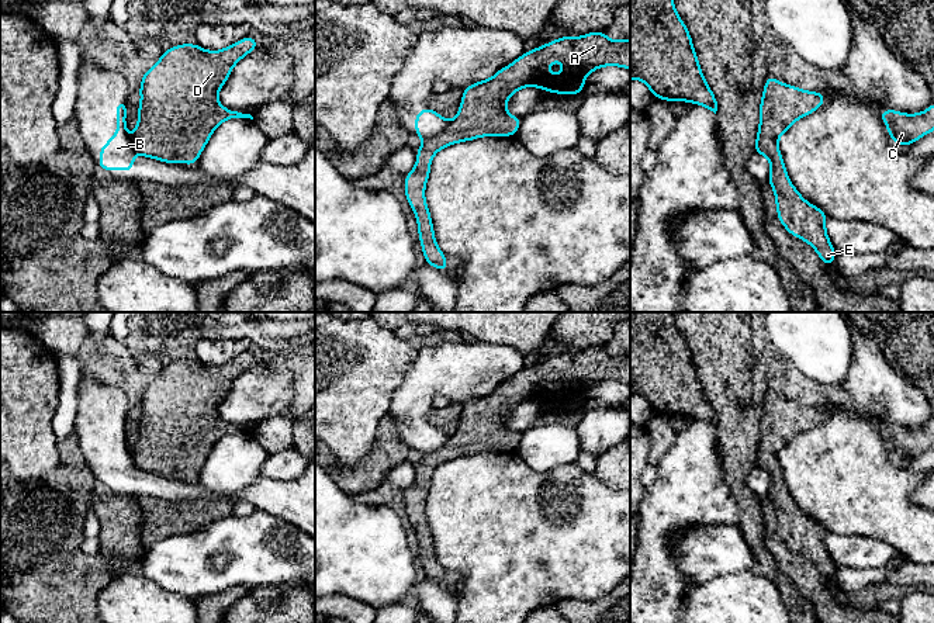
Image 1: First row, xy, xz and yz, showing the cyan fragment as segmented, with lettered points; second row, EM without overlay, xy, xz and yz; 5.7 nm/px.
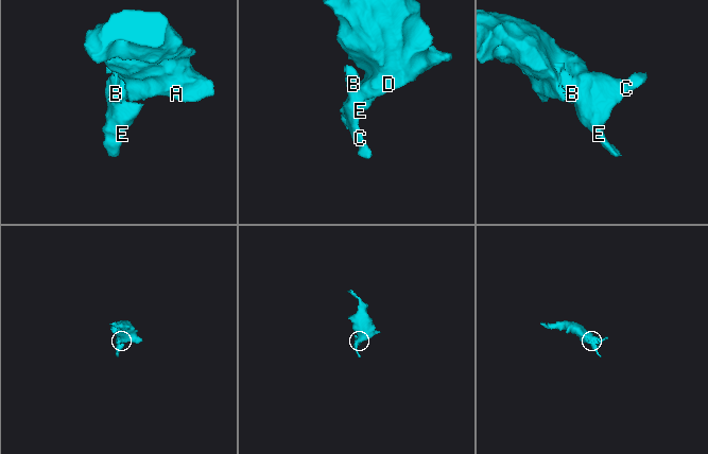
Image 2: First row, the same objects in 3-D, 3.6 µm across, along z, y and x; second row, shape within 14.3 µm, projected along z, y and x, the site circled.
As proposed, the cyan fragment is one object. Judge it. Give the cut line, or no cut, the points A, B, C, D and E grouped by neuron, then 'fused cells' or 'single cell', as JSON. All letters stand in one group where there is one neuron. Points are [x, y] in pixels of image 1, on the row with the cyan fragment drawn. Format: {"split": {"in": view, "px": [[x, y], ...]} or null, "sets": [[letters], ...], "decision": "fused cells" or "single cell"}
{"split": {"in": "xz", "px": [[449, 121], [440, 132], [424, 141]]}, "sets": [["A", "C", "D", "E"], ["B"]], "decision": "fused cells"}

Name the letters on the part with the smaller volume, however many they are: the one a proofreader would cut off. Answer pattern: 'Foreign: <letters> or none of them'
Foreign: B

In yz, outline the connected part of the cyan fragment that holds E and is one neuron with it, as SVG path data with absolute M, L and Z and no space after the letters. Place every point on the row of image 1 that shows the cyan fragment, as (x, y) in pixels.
M768 75L761 94L760 125L754 149L769 160L768 183L775 193L779 222L792 236L809 243L830 269L837 250L826 232L829 217L823 210L807 203L791 183L778 146L778 139L791 125L819 110L827 98L820 91L806 91Z

